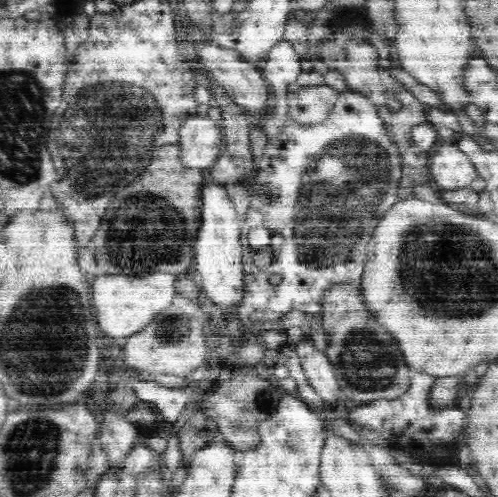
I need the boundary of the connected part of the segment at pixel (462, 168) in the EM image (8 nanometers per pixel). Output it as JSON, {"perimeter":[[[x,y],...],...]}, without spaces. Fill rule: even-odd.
{"perimeter":[[[453,144],[439,145],[430,156],[431,179],[444,190],[470,186],[479,175],[472,162]]]}

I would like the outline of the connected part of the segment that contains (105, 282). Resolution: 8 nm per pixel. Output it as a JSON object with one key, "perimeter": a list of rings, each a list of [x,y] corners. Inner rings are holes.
{"perimeter":[[[156,271],[154,273],[148,274],[144,278],[137,278],[137,277],[130,277],[130,276],[106,276],[106,275],[97,275],[96,278],[94,278],[94,284],[92,284],[92,305],[94,306],[94,312],[96,312],[96,318],[98,321],[98,324],[100,325],[100,328],[102,328],[104,334],[107,338],[116,338],[116,340],[110,340],[110,341],[116,341],[116,342],[123,342],[129,338],[129,336],[136,335],[137,332],[140,332],[141,330],[144,330],[155,318],[156,315],[160,314],[163,310],[166,310],[168,306],[170,306],[170,302],[175,294],[174,291],[174,282],[175,282],[176,276],[172,275],[170,272],[166,271]]]}

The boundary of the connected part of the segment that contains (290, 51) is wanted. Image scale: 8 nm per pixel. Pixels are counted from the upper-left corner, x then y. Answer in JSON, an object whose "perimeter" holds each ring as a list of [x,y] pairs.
{"perimeter":[[[282,36],[266,53],[260,68],[266,83],[272,86],[275,96],[287,94],[288,86],[295,82],[302,72],[301,57],[285,36]]]}

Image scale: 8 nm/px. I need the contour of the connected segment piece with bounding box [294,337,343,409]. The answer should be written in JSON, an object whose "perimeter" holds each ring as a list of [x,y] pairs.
{"perimeter":[[[304,337],[294,349],[300,357],[308,384],[316,391],[320,400],[325,402],[326,407],[335,409],[343,404],[335,372],[325,350],[318,350],[311,339]]]}

